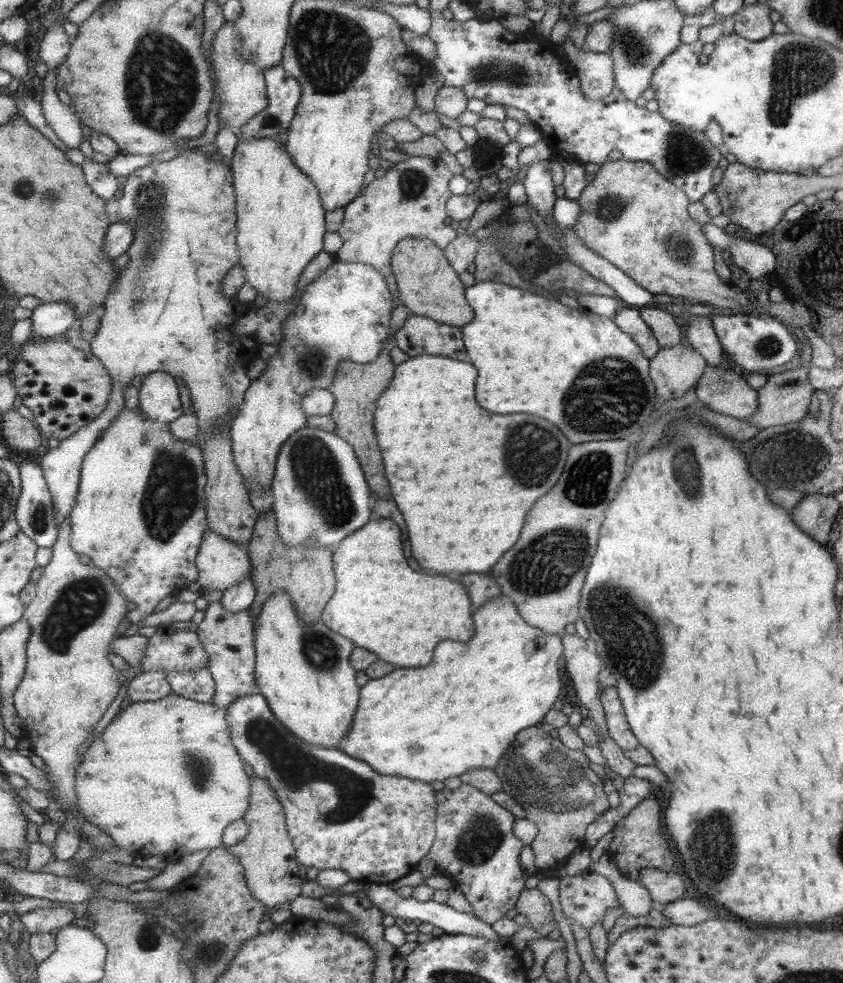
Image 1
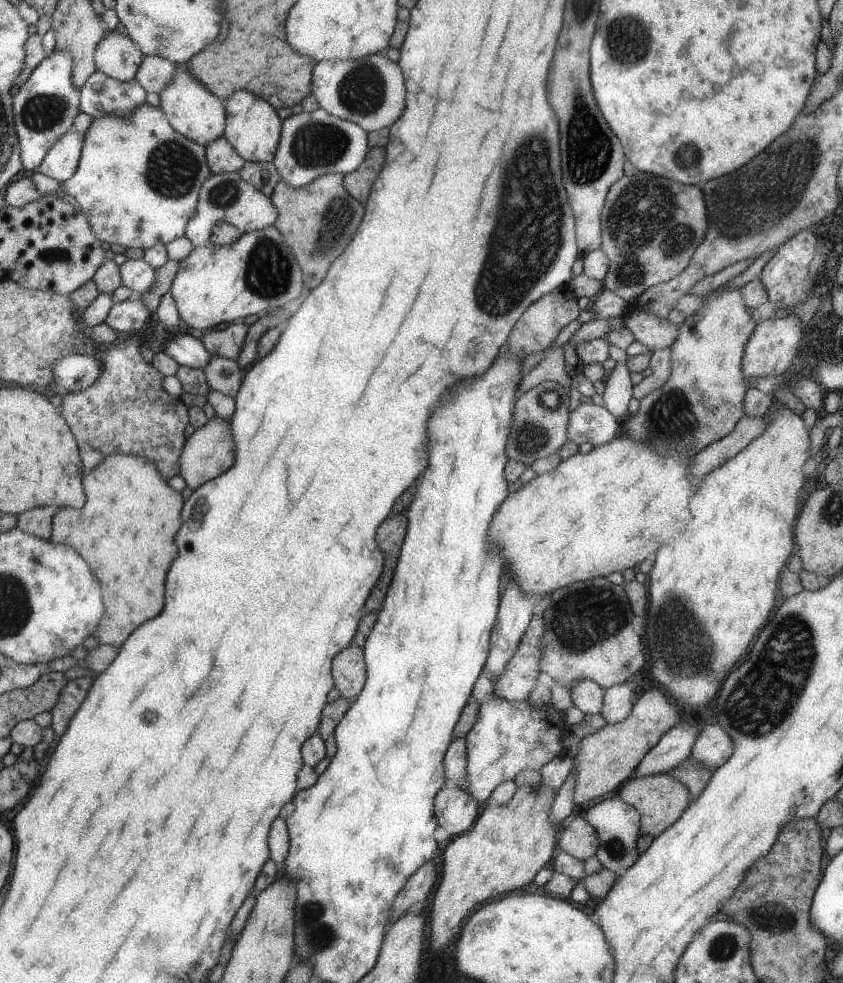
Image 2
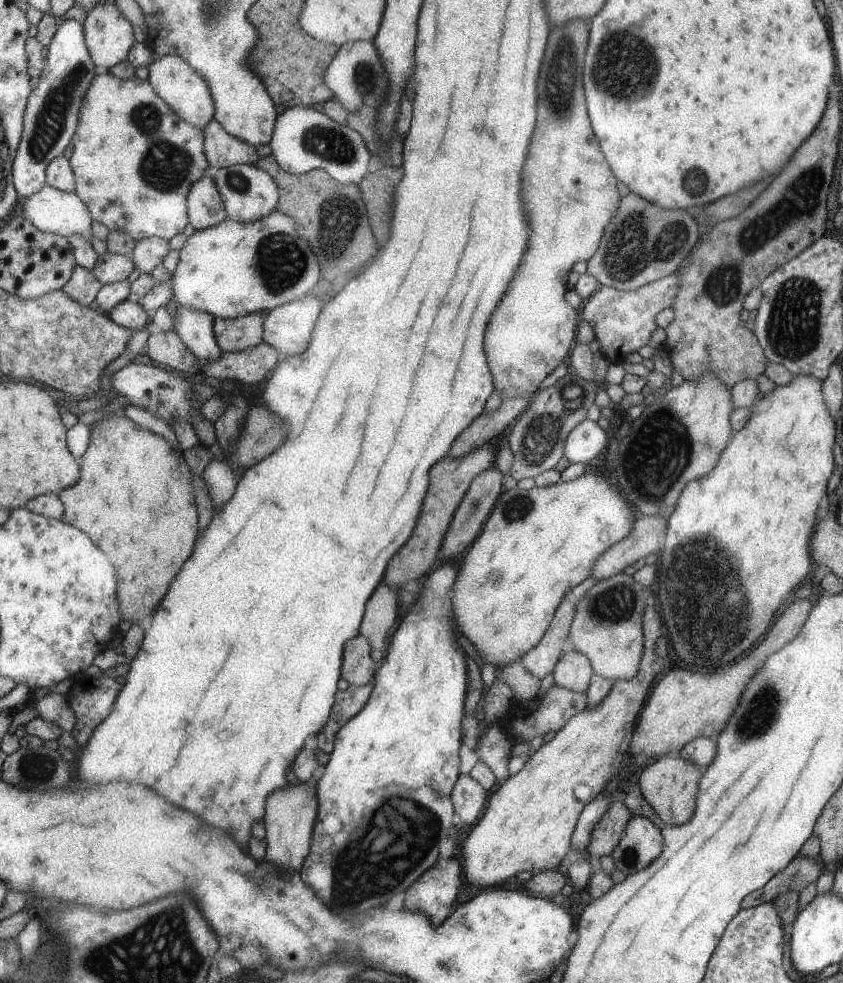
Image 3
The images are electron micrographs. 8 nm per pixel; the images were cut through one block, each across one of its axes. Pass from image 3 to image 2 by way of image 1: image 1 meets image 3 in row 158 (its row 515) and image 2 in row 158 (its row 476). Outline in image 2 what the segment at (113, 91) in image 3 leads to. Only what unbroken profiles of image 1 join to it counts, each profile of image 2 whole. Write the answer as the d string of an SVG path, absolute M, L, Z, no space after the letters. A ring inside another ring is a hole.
M147 103L137 106L137 108L134 108L124 117L117 116L116 114L108 114L96 119L93 118L86 134L87 139L82 152L80 166L69 180L61 184L61 192L66 195L69 194L77 200L84 213L88 216L93 230L97 233L100 240L109 244L119 244L119 246L125 249L133 248L133 250L137 250L139 248L139 250L144 251L151 248L154 244L166 245L167 243L171 243L173 239L183 237L187 222L195 215L196 204L199 202L200 188L203 186L204 180L211 174L211 169L208 167L207 157L205 156L205 148L178 133L168 123L168 117L164 115L164 112L159 107L154 107Z

